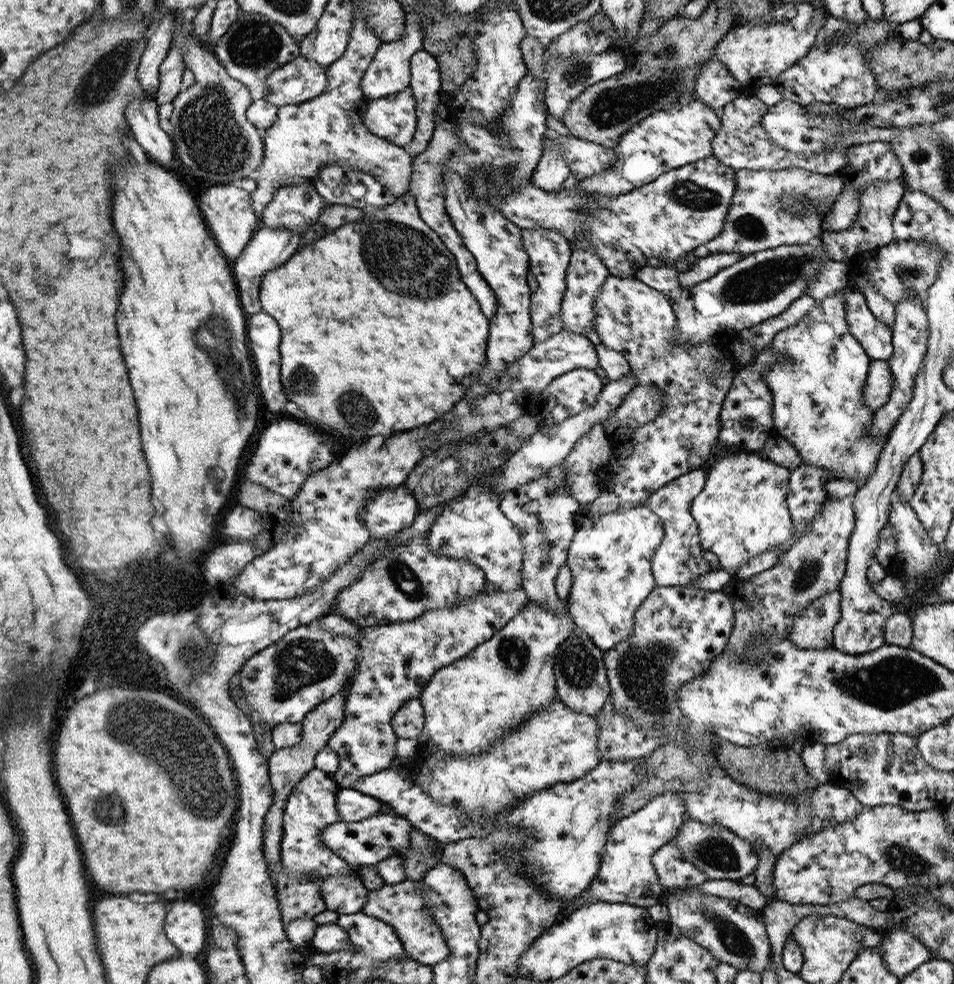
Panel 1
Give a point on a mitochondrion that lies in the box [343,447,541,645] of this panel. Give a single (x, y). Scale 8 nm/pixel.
(405, 579)

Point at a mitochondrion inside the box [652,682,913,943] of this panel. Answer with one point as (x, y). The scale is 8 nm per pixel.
(714, 850)

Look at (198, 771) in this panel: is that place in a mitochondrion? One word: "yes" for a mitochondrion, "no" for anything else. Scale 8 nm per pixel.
yes

